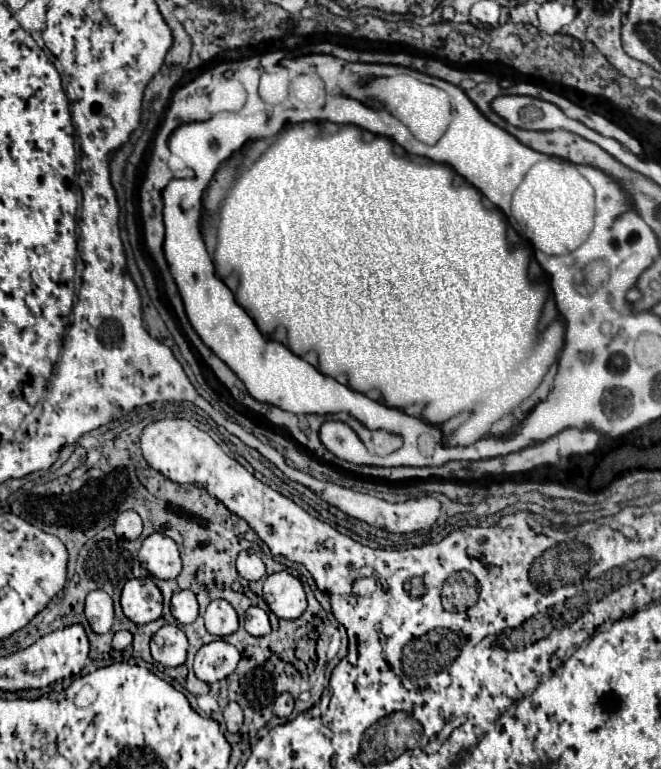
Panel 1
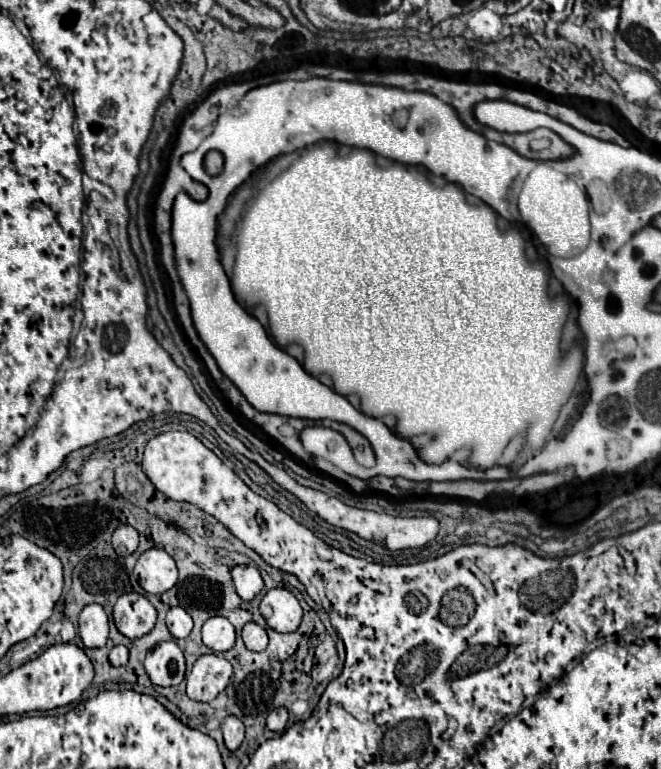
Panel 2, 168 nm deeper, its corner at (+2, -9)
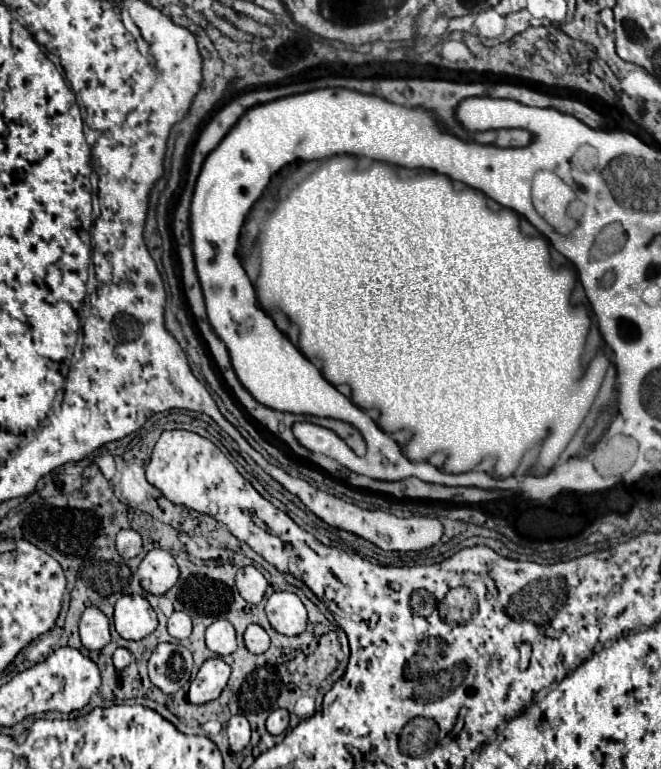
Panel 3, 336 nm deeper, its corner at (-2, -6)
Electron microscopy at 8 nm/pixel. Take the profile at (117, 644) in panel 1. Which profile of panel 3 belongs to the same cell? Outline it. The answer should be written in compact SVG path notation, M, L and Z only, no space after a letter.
M118 647L118 649L114 651L114 667L116 667L116 669L124 669L126 665L130 665L130 661L132 661L132 653L130 653L128 649Z

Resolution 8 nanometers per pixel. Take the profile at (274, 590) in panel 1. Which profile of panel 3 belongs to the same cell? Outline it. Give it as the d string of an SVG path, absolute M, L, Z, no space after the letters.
M276 591L268 597L266 617L282 635L300 635L306 629L306 607L290 591Z

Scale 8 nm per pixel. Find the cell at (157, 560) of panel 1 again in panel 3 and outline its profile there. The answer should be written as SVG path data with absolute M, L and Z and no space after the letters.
M152 549L138 567L140 585L152 595L164 595L178 581L178 565L164 549Z

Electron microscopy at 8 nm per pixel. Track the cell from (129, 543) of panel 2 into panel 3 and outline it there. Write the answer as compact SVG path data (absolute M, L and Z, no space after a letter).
M122 529L116 537L116 551L124 557L124 559L130 559L130 557L136 557L142 549L142 537L134 531L134 529Z

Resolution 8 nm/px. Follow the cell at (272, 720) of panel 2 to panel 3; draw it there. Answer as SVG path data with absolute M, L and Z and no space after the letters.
M276 709L270 713L268 721L266 721L266 729L272 735L280 735L288 729L288 711L286 709Z

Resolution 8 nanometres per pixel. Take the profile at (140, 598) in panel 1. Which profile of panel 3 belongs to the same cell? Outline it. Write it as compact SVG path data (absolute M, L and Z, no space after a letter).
M124 595L114 607L114 627L124 639L144 639L158 627L156 611L142 595Z

